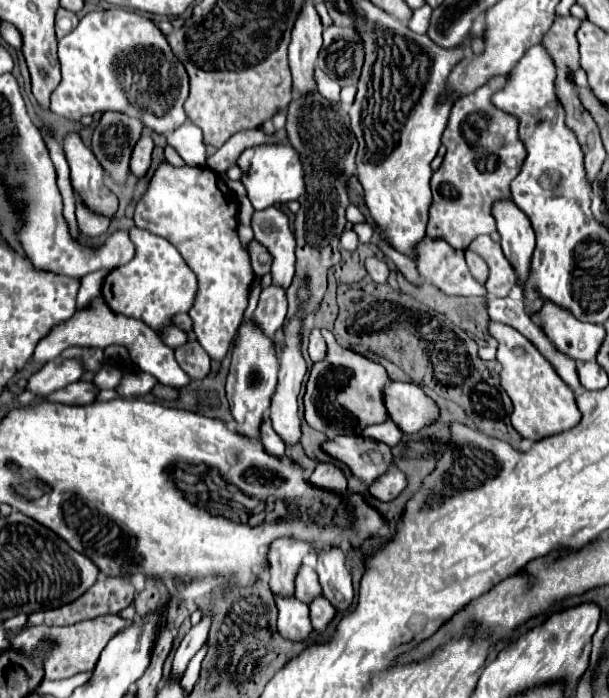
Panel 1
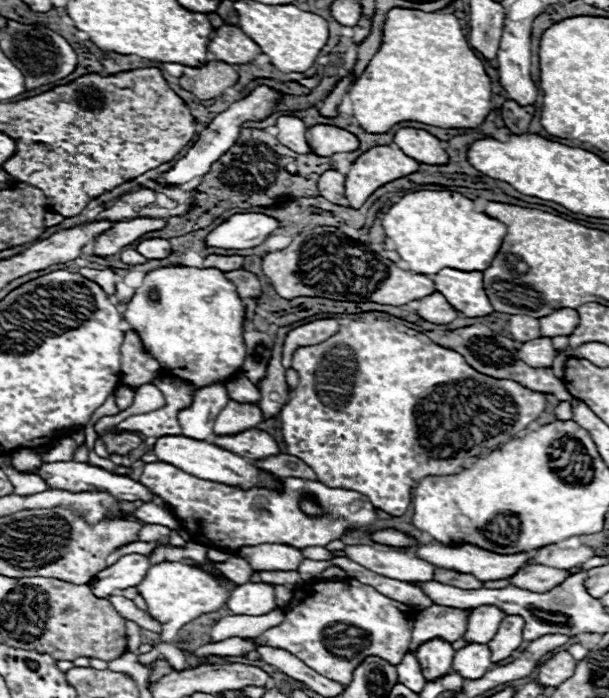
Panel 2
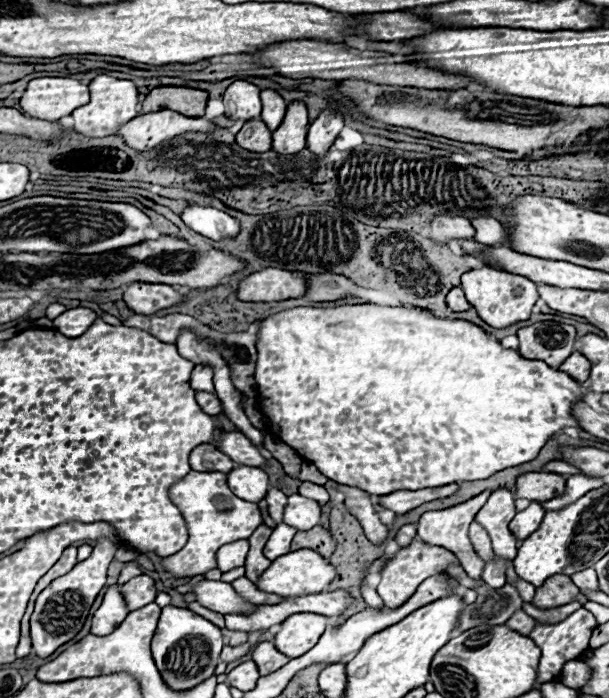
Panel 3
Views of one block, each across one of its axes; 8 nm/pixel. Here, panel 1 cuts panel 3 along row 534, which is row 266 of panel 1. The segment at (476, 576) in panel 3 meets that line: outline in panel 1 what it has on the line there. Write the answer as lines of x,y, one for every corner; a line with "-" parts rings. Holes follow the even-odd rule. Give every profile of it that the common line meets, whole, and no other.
428,236
416,248
416,266
424,280
450,296
488,296
468,270
464,252
450,248
444,240
432,242

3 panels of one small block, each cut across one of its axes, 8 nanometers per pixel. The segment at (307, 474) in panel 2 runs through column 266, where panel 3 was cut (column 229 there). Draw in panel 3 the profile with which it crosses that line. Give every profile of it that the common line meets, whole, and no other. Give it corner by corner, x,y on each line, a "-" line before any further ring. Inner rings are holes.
204,444
204,446
196,446
190,452
190,466
192,466
192,470
198,470
198,472
228,474
234,468
234,462
226,454
222,454
216,446

